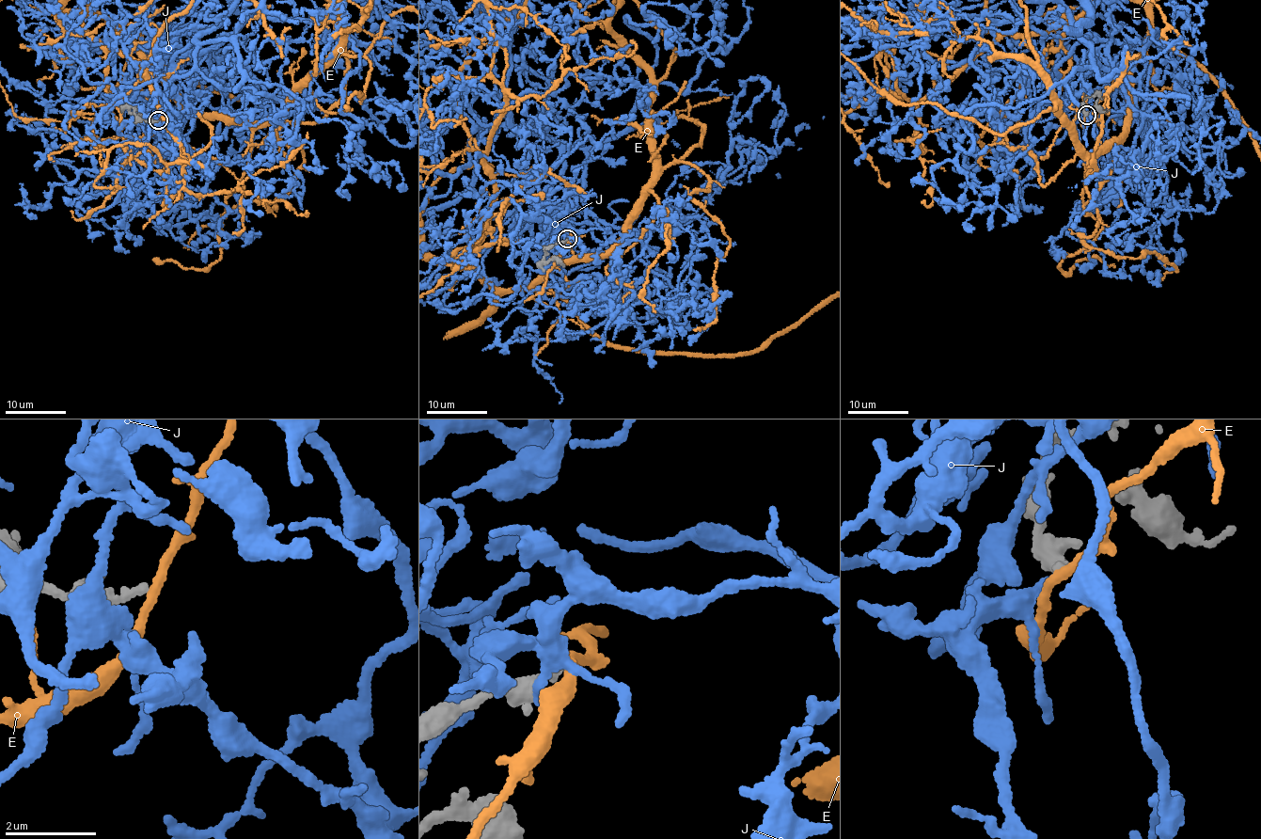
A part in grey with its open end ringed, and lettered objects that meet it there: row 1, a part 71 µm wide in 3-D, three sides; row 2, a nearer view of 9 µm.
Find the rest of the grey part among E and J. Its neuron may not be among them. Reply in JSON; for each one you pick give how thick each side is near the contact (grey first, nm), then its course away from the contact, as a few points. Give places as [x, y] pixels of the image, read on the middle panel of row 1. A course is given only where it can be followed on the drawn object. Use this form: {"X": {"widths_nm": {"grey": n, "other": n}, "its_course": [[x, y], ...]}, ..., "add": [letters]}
{"add": []}

